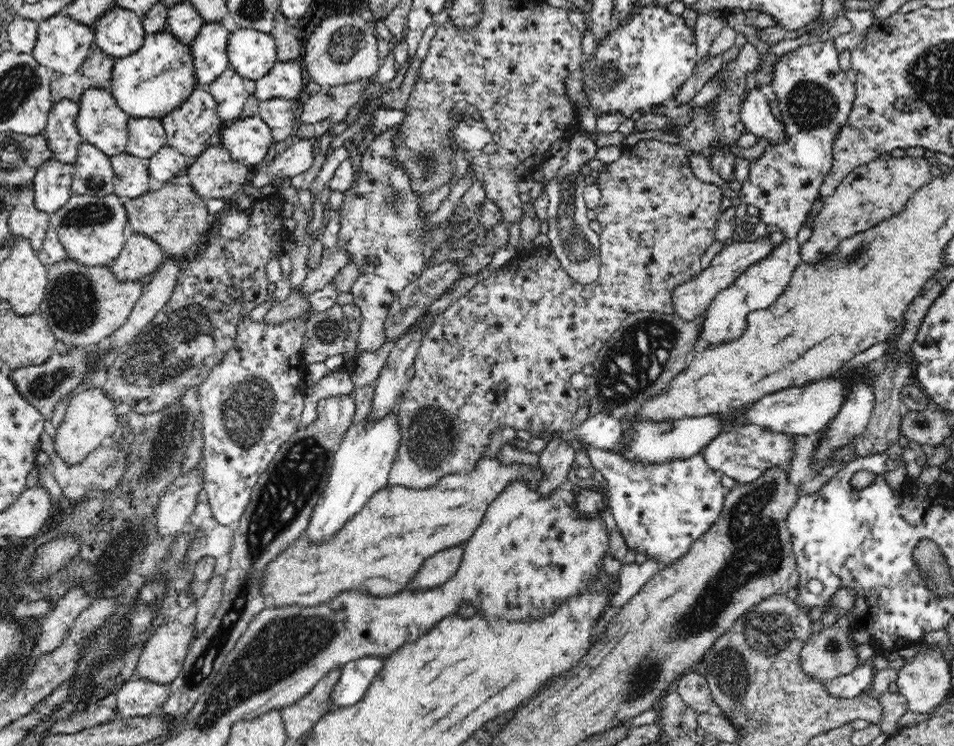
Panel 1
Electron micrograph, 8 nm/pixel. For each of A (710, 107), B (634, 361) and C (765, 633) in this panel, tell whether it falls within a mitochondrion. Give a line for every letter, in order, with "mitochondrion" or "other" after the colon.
A: other
B: mitochondrion
C: mitochondrion

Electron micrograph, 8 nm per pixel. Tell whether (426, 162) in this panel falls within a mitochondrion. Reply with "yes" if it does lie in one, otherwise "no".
yes

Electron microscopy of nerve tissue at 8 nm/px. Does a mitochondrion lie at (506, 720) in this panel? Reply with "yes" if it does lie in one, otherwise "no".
no

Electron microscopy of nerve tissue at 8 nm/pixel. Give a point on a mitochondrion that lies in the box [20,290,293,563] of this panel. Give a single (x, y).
(183, 346)

